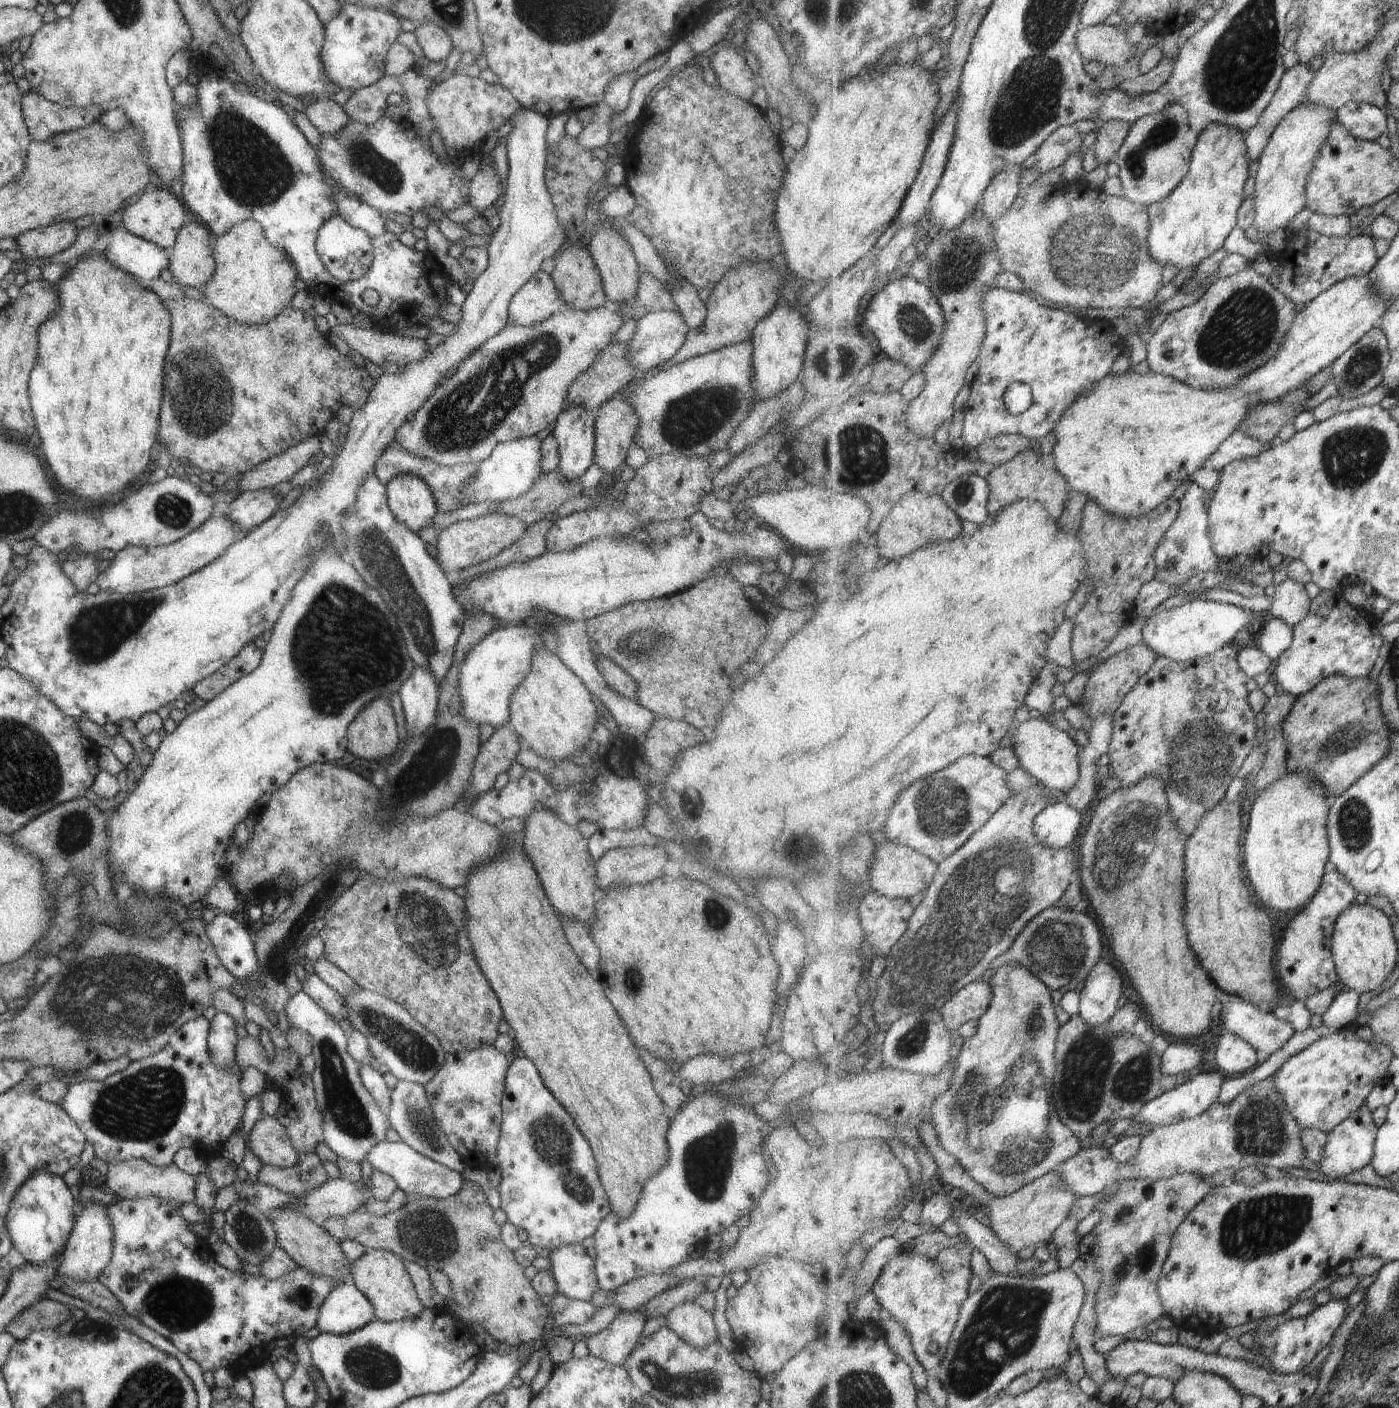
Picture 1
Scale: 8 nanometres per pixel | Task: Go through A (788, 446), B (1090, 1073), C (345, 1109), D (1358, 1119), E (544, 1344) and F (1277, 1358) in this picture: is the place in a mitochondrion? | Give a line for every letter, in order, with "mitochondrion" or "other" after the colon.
A: other
B: mitochondrion
C: mitochondrion
D: other
E: other
F: other

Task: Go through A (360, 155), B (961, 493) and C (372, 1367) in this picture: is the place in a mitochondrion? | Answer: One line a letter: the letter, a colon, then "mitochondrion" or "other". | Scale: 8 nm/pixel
A: mitochondrion
B: mitochondrion
C: mitochondrion

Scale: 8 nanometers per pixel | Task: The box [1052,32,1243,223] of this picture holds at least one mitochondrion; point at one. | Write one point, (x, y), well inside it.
(1138, 157)

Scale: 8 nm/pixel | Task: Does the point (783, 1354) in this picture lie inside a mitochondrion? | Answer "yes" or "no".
no

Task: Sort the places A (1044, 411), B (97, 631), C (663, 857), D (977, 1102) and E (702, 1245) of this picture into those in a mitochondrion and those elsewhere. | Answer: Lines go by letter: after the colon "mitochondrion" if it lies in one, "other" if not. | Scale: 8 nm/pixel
A: mitochondrion
B: mitochondrion
C: other
D: mitochondrion
E: other

